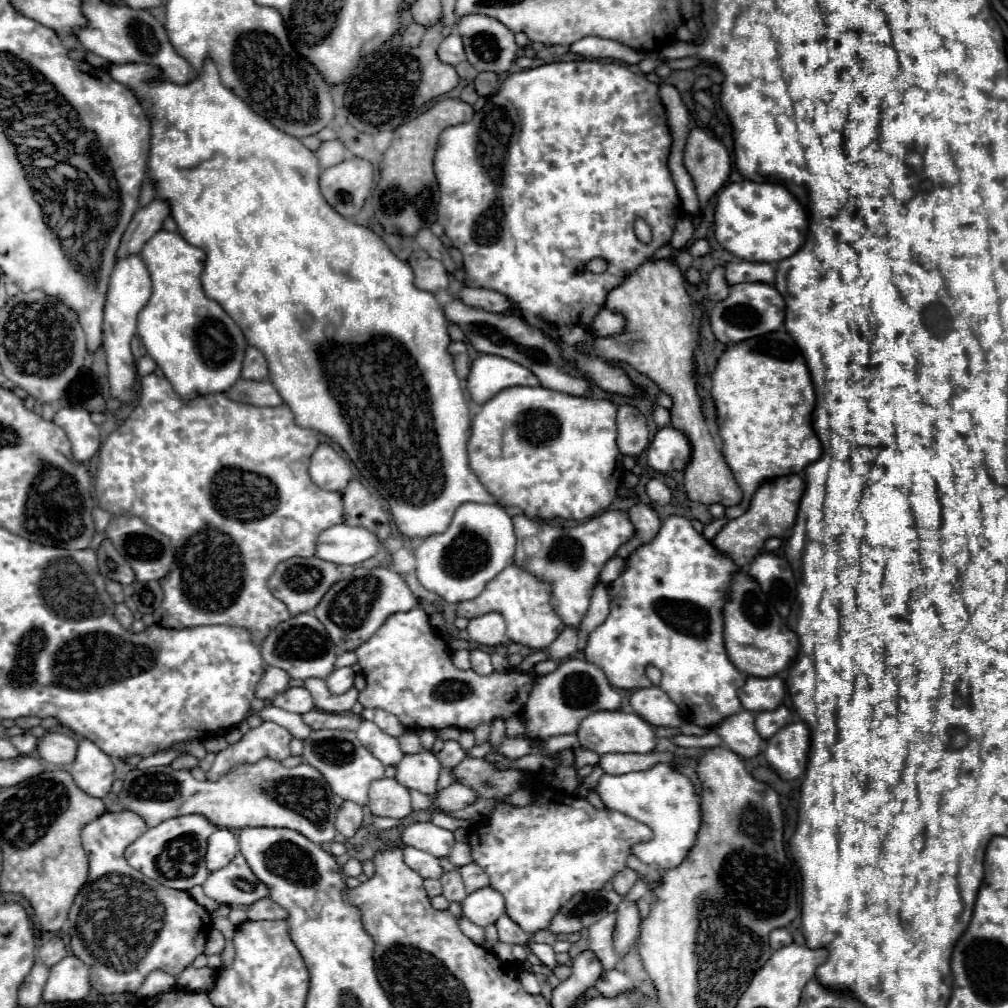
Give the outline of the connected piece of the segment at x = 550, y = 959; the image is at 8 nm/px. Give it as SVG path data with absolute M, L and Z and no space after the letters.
M528 943L528 947L530 947L530 951L532 951L548 969L558 967L558 961L556 961L554 951L552 951L550 945L544 945L544 943Z

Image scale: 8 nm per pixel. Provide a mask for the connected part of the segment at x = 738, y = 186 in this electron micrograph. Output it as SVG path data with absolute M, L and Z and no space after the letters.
M730 183L718 193L714 215L716 241L742 261L782 261L804 243L806 213L790 191L778 183Z

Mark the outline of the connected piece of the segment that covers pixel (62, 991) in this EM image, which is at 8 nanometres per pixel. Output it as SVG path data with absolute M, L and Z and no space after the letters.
M68 955L50 969L50 977L44 987L46 1003L64 1003L64 1001L82 1001L90 993L90 967L84 965L78 957Z

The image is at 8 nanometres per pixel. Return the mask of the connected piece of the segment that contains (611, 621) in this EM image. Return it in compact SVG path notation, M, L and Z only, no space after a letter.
M686 517L664 519L656 539L630 555L624 573L608 585L610 615L590 633L584 651L586 661L598 665L608 681L620 689L650 687L646 667L654 665L662 673L658 687L678 705L682 719L708 729L716 727L726 717L742 711L736 689L744 679L730 663L722 639L722 607L730 577L736 569L738 567L728 557L718 555L712 543L692 529L692 523Z

